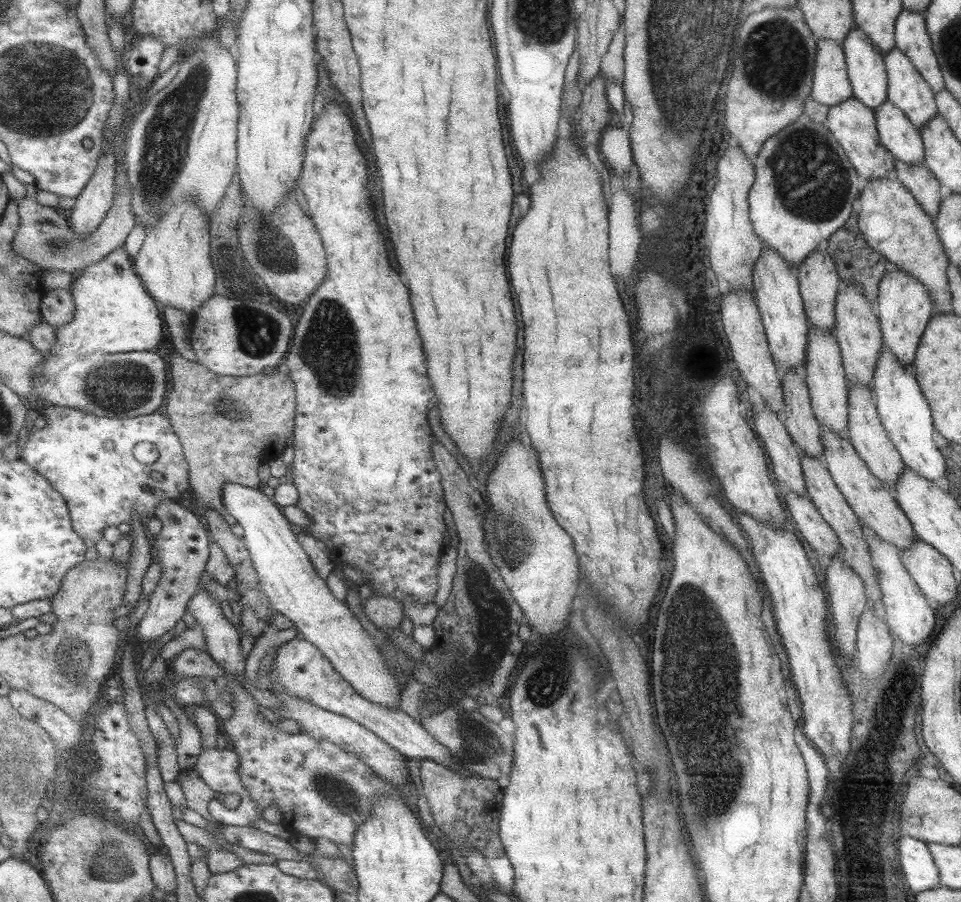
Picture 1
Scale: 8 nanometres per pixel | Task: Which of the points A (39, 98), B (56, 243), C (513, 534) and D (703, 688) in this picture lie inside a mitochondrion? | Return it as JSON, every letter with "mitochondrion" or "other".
{"A":"mitochondrion","B":"mitochondrion","C":"mitochondrion","D":"mitochondrion"}

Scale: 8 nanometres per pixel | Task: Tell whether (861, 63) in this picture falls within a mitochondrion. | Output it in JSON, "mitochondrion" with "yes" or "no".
{"mitochondrion":"no"}

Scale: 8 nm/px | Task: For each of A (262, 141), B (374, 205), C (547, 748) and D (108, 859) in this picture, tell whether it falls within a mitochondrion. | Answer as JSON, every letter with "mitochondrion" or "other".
{"A":"other","B":"other","C":"other","D":"mitochondrion"}

